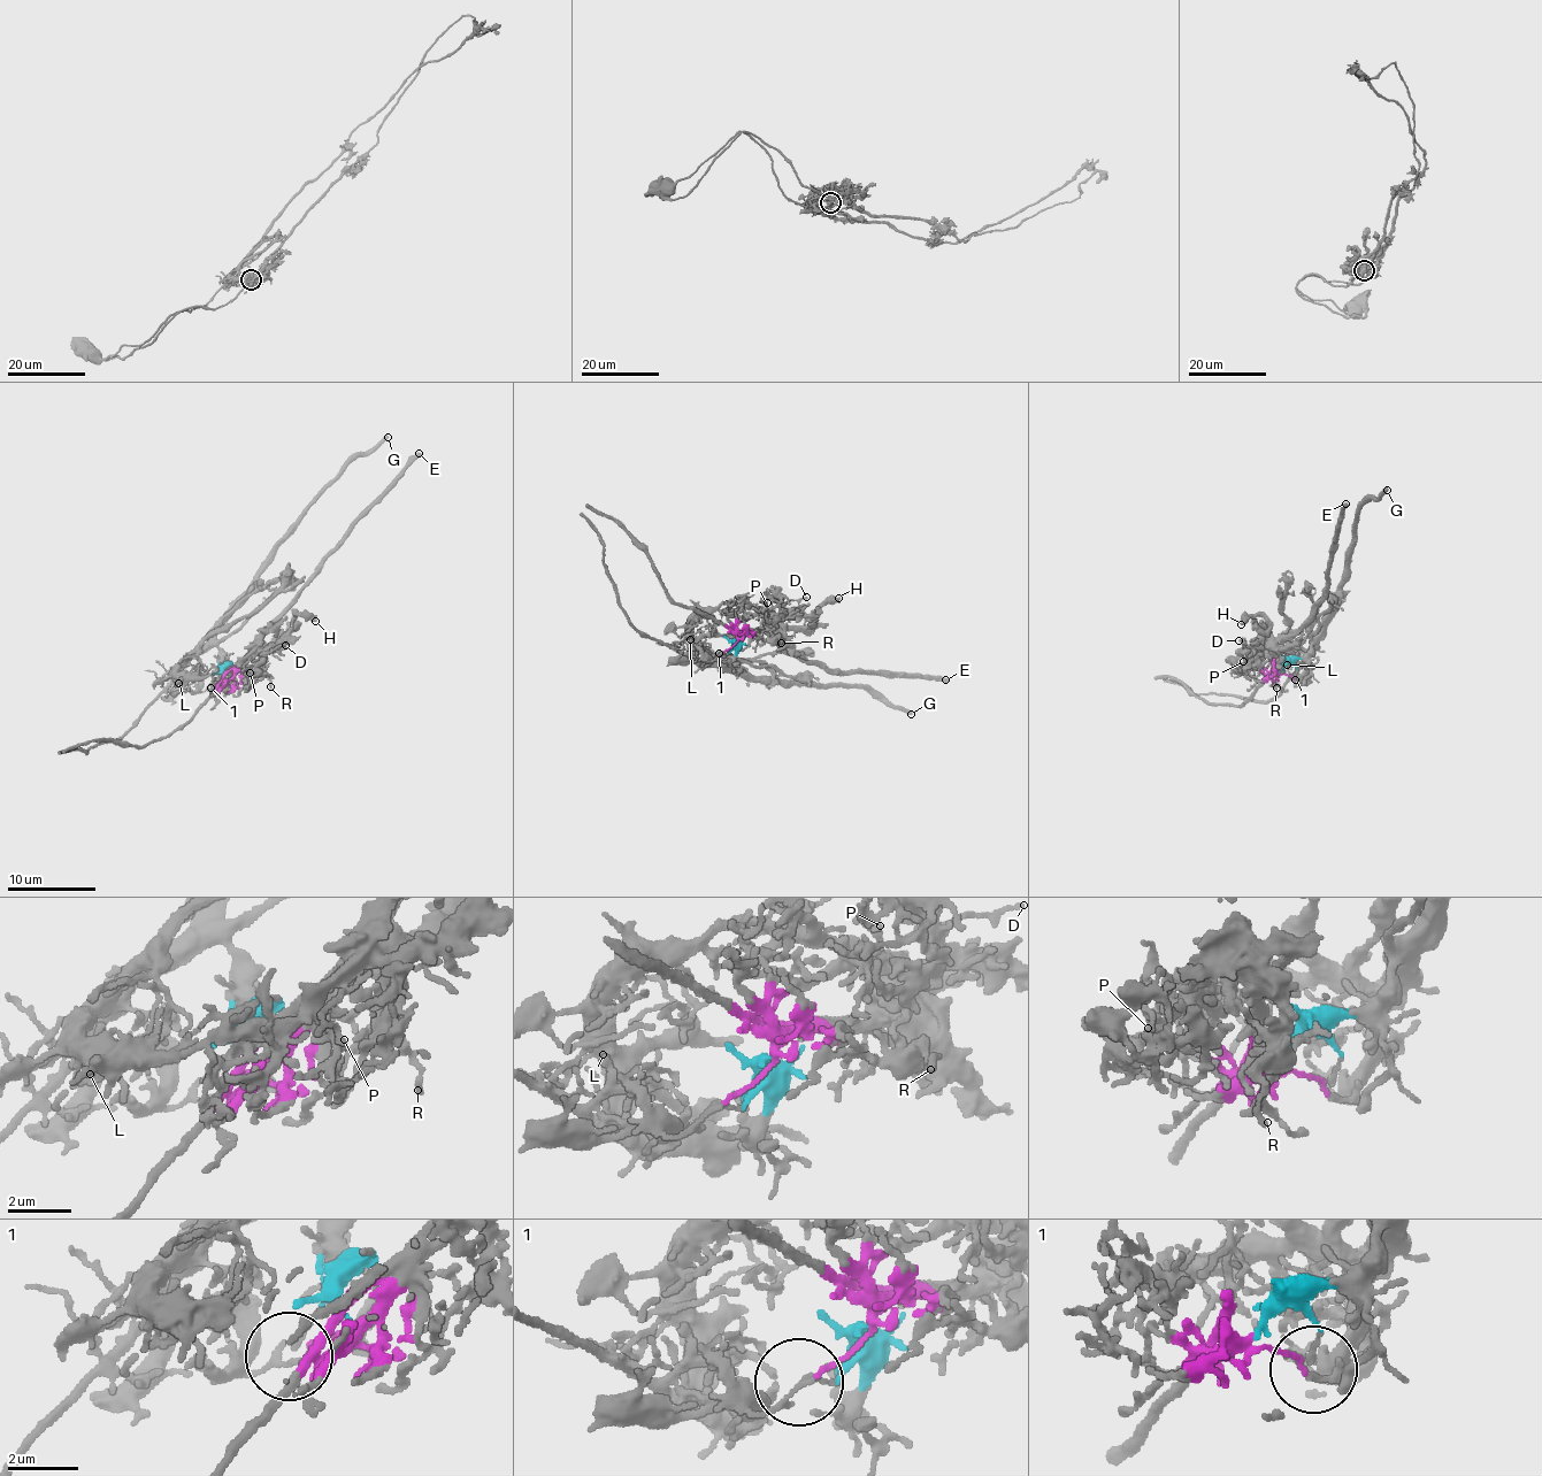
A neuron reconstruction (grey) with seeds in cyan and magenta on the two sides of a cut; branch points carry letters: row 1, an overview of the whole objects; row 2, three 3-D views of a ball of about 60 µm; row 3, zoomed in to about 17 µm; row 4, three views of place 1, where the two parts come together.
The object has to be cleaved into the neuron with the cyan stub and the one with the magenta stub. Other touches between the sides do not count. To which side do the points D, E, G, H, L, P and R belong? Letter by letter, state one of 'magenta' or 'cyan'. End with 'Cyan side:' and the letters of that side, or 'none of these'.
D: magenta
E: magenta
G: cyan
H: magenta
L: cyan
P: magenta
R: magenta
Cyan side: G, L

